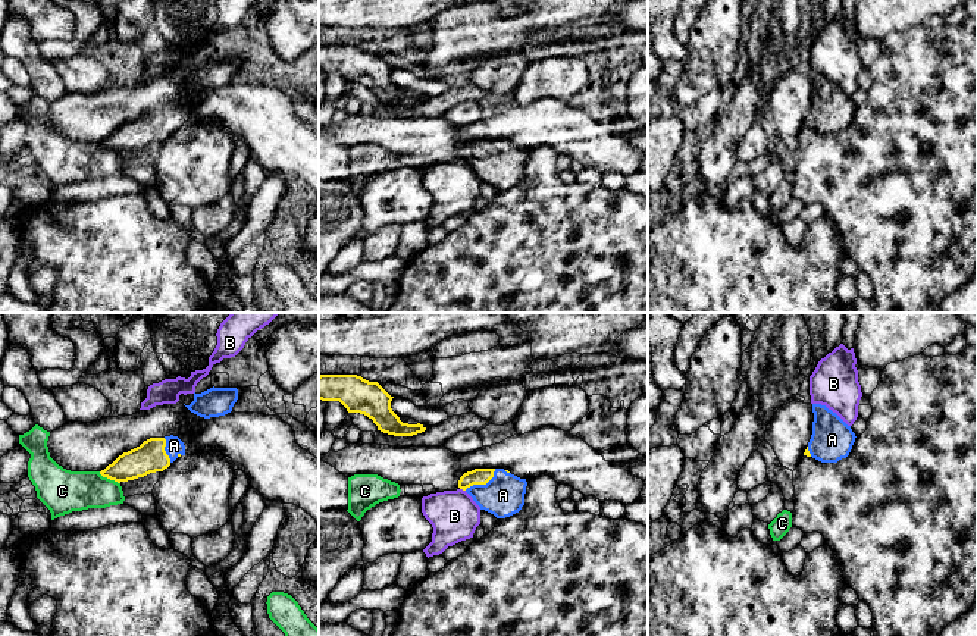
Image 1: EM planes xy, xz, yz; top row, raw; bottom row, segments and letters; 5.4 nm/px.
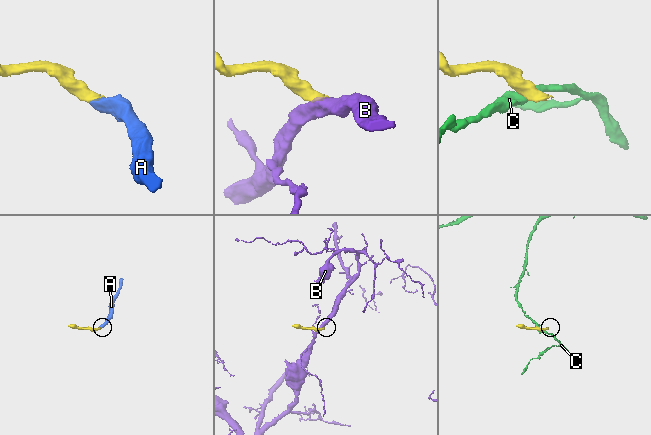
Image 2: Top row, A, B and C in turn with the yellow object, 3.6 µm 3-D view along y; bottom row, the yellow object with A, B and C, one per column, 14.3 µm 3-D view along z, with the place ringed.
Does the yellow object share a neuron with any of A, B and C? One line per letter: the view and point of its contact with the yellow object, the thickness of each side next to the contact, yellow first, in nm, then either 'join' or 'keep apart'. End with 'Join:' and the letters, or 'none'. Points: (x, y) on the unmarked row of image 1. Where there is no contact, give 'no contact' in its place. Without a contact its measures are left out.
A: meets yellow in xz at (482, 154); 100 nm thick on the yellow side, 220 nm on the other; join
B: meets yellow in xz at (463, 160); 100 nm thick on the yellow side, 280 nm on the other; keep apart
C: meets yellow in xy at (109, 149); 170 nm thick on the yellow side, 220 nm on the other; keep apart
Join: A

